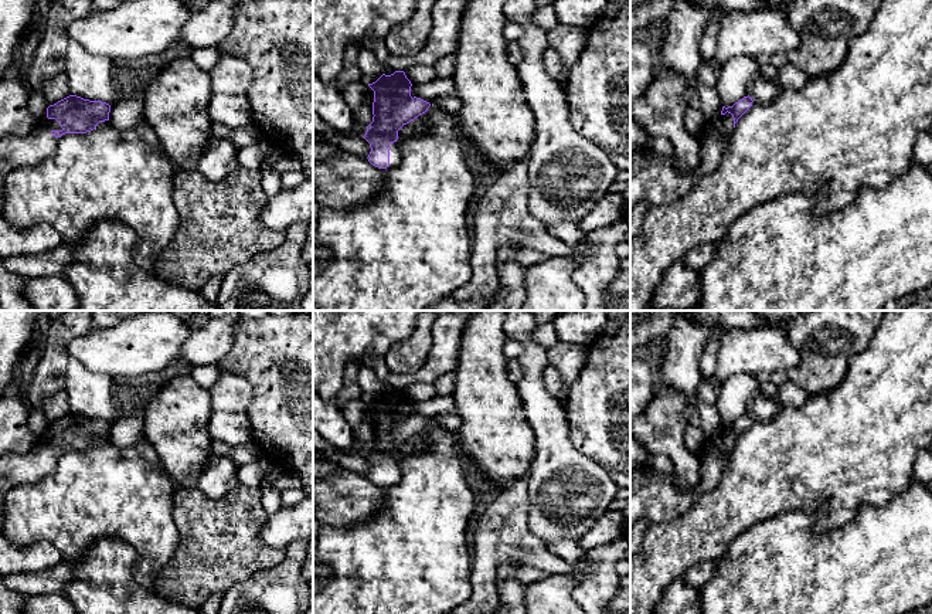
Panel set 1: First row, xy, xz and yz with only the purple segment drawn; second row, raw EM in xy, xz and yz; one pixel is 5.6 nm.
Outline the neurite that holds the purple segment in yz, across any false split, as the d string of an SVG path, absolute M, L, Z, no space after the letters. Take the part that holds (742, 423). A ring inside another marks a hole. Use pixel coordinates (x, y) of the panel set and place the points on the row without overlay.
M744 414L732 424L722 424L721 432L705 438L700 457L700 485L687 493L674 485L673 474L663 474L649 464L633 469L630 474L630 530L639 520L657 523L671 520L688 508L705 492L712 491L722 474L738 437L752 424L752 415Z

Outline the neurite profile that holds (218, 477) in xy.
M211 455L197 479L197 488L211 499L220 499L241 482L237 478L239 465L221 455Z

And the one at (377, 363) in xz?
M370 356L367 359L364 359L364 366L368 366L371 367L377 377L382 381L384 384L384 391L385 393L391 393L394 391L395 389L388 383L388 377L391 374L384 357L381 356Z

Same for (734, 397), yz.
M734 376L720 384L715 408L728 425L749 413L752 400L761 394L761 383L752 376Z

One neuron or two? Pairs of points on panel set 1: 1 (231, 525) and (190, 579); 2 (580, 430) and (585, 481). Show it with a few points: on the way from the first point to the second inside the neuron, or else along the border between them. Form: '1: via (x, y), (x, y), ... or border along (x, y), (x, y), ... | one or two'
1: via (221, 538), (220, 546), (201, 566) | one
2: border along (567, 423), (570, 440), (574, 445), (609, 472) | two

